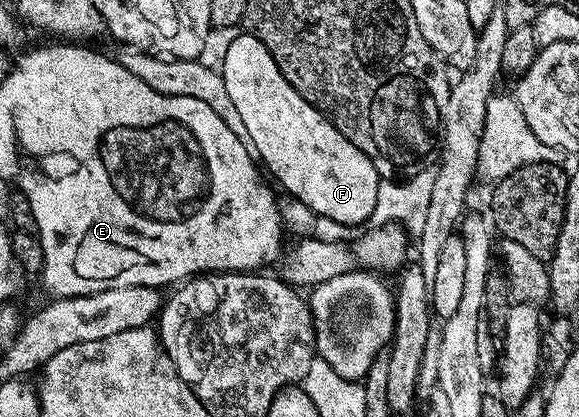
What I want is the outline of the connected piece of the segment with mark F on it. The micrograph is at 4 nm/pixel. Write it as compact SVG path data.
M242 34L235 38L226 51L222 75L226 82L226 94L230 94L230 102L234 102L234 110L238 110L238 115L246 126L247 139L255 155L262 164L264 162L266 172L268 167L267 175L273 181L276 179L288 191L289 197L310 206L310 210L314 210L317 216L332 218L343 226L373 219L382 179L374 170L374 162L370 162L370 158L362 154L362 150L358 150L354 142L347 140L316 107L306 102L306 98L302 98L302 94L298 94L298 90L294 90L290 82L286 82L270 50L266 50L259 38L251 34Z

